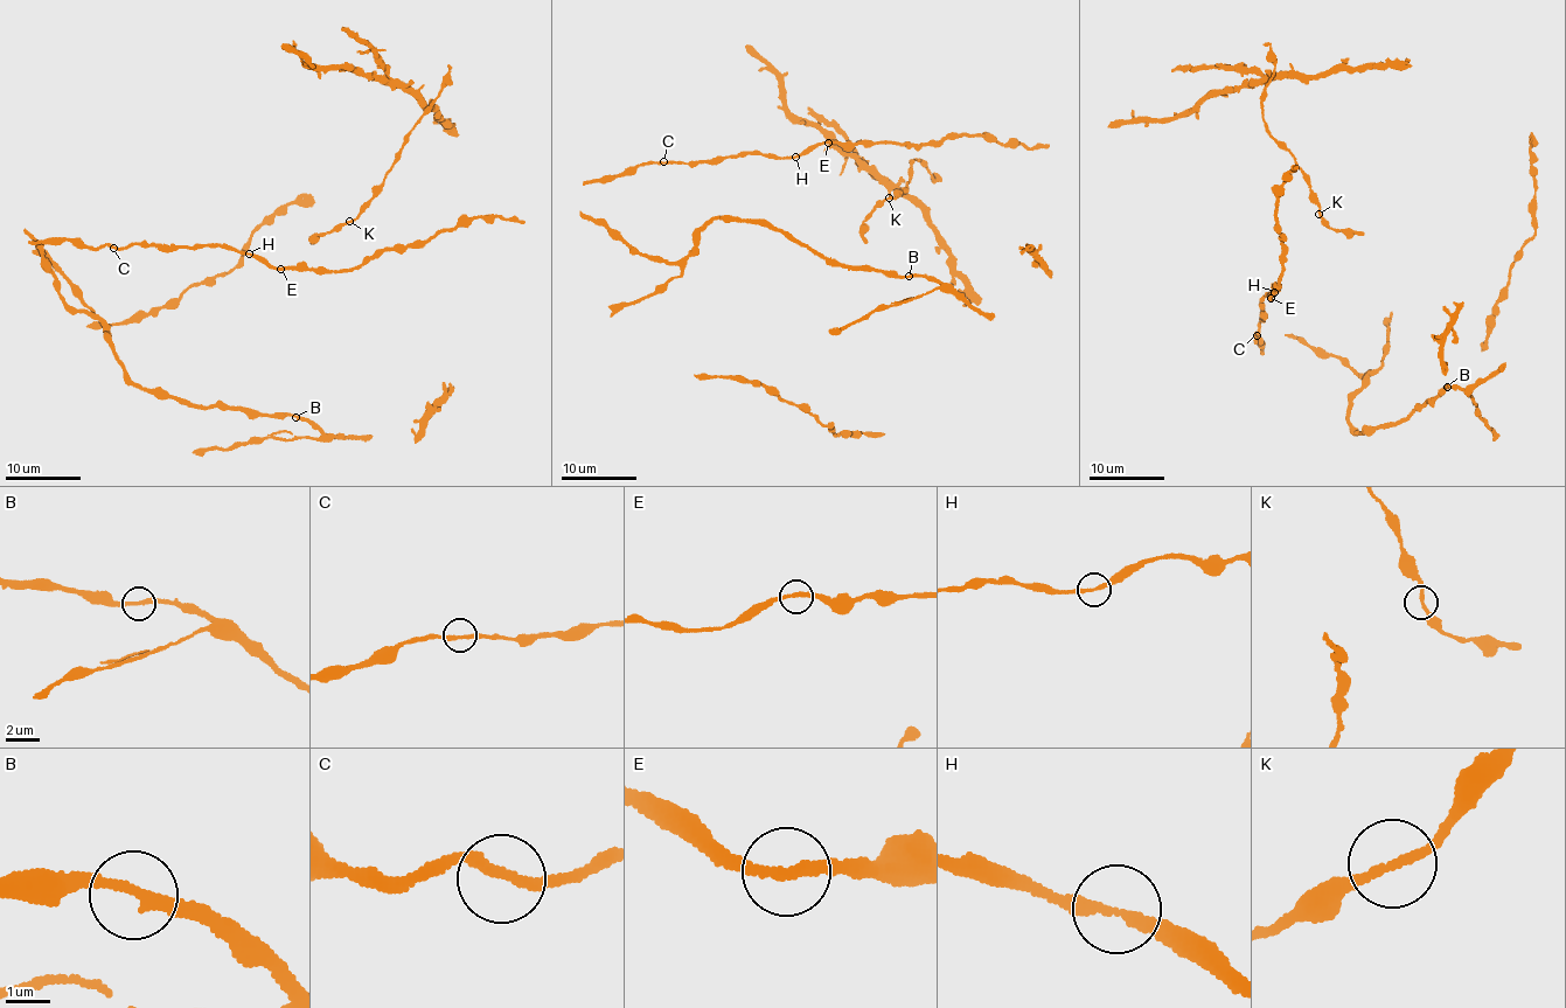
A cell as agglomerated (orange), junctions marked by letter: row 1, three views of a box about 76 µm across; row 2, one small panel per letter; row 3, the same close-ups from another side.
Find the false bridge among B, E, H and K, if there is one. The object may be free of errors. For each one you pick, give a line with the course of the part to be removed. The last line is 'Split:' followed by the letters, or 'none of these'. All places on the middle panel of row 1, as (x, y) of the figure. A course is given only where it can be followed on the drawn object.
Split: none of these

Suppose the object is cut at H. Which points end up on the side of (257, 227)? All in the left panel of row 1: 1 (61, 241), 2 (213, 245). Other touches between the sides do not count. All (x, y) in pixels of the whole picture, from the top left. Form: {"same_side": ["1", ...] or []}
{"same_side": []}

